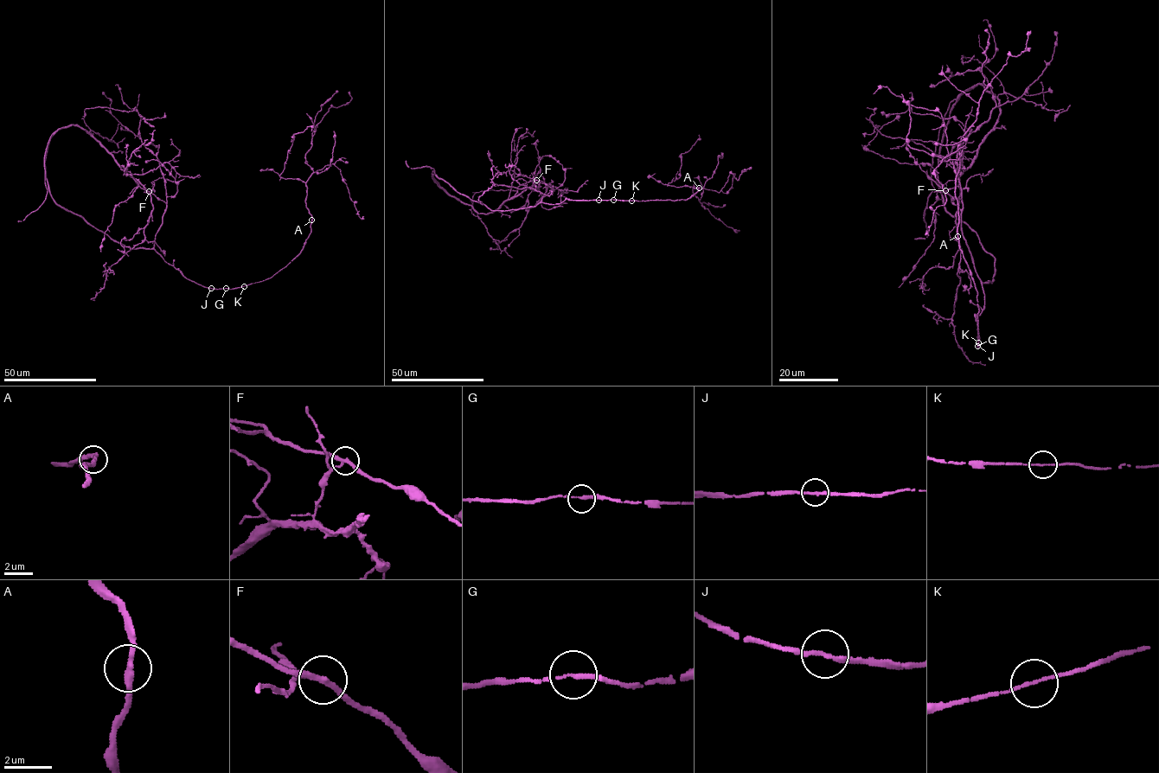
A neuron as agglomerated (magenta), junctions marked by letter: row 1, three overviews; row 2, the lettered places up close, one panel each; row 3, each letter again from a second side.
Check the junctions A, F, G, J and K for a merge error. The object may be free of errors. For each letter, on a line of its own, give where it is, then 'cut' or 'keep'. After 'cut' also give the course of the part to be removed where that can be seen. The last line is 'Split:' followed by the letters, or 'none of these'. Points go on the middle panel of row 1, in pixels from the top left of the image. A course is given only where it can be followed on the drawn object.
A: place (699, 188); keep
F: place (536, 180); keep
G: place (613, 200); keep
J: place (598, 200); keep
K: place (631, 201); keep
Split: none of these

